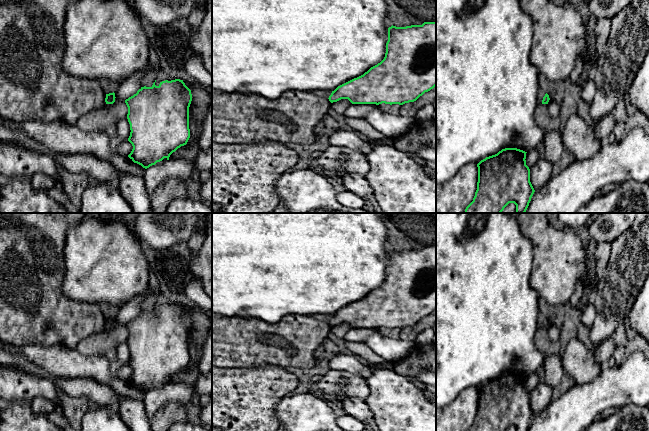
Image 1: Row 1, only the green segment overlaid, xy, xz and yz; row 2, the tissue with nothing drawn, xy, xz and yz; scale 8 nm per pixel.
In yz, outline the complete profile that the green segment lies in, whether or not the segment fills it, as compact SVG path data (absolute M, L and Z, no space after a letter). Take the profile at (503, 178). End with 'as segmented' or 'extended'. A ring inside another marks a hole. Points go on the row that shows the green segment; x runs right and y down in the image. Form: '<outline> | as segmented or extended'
M505 148L481 160L477 164L477 190L464 213L501 213L509 203L516 205L516 213L525 213L535 192L526 165L526 153L517 148Z | as segmented

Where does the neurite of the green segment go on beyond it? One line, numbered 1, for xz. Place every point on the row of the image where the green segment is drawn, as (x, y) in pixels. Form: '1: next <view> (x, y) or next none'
1: next none

